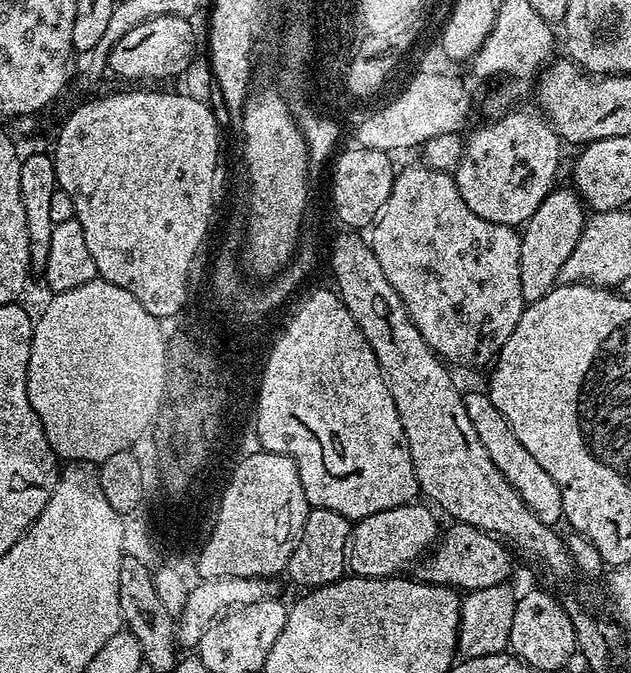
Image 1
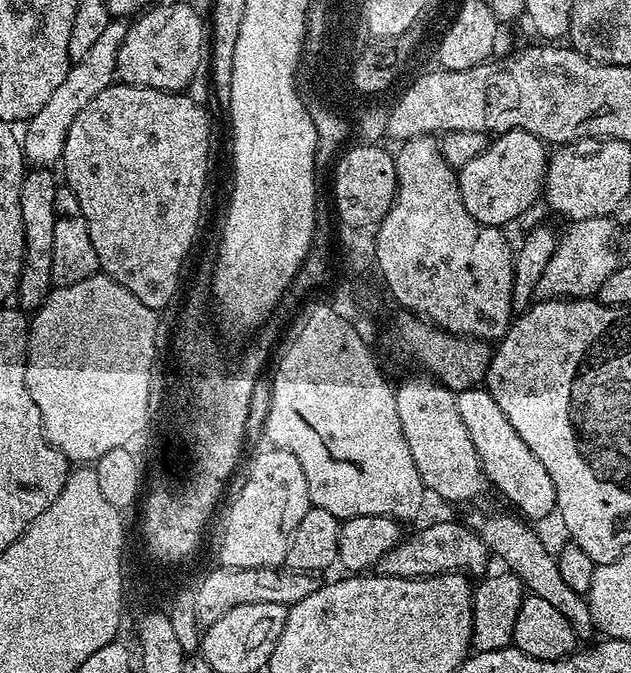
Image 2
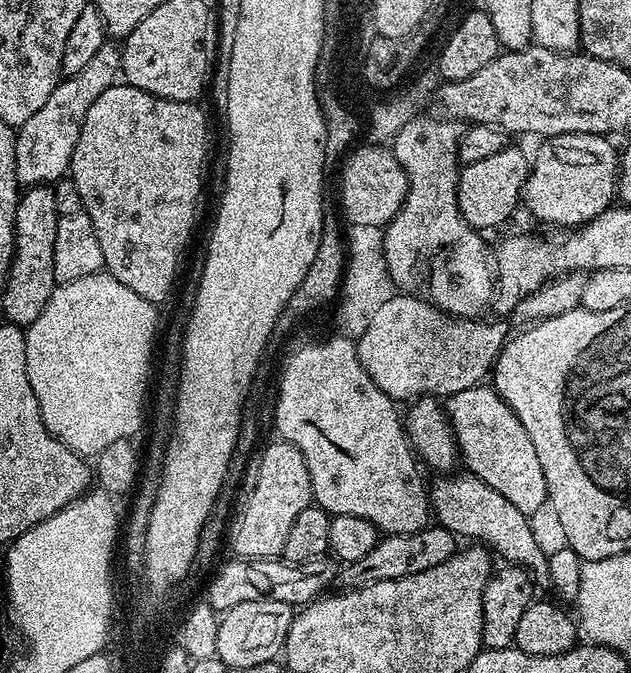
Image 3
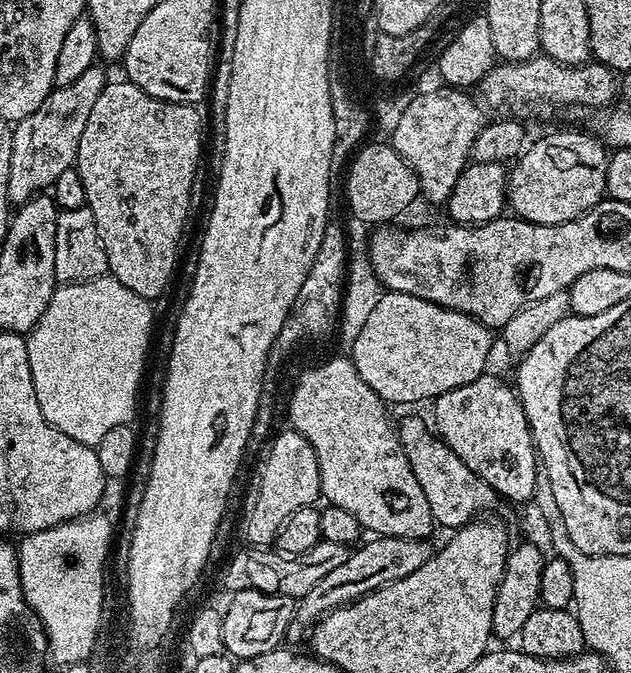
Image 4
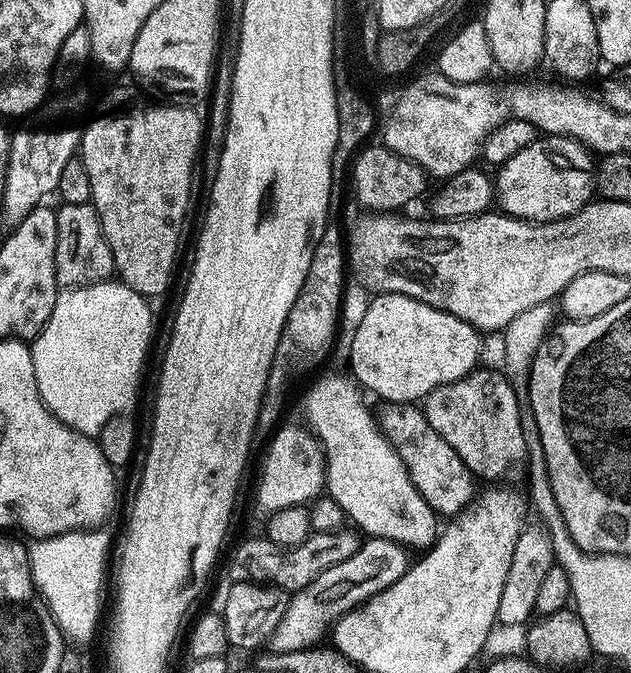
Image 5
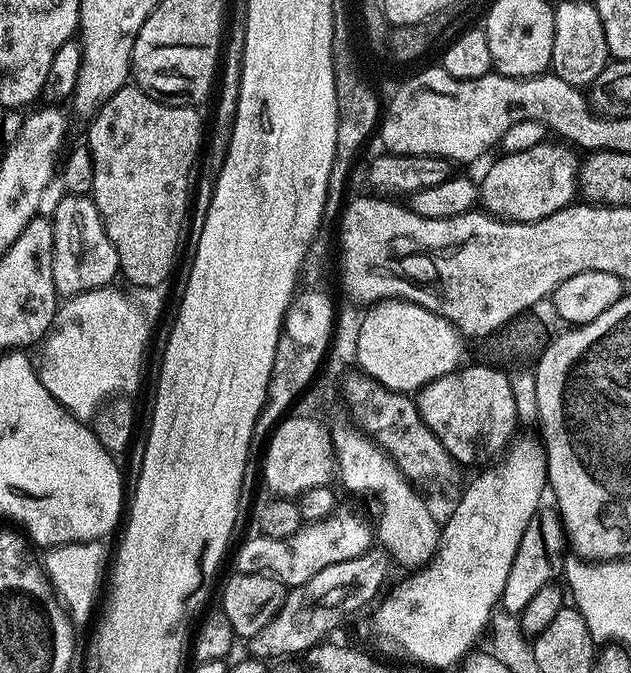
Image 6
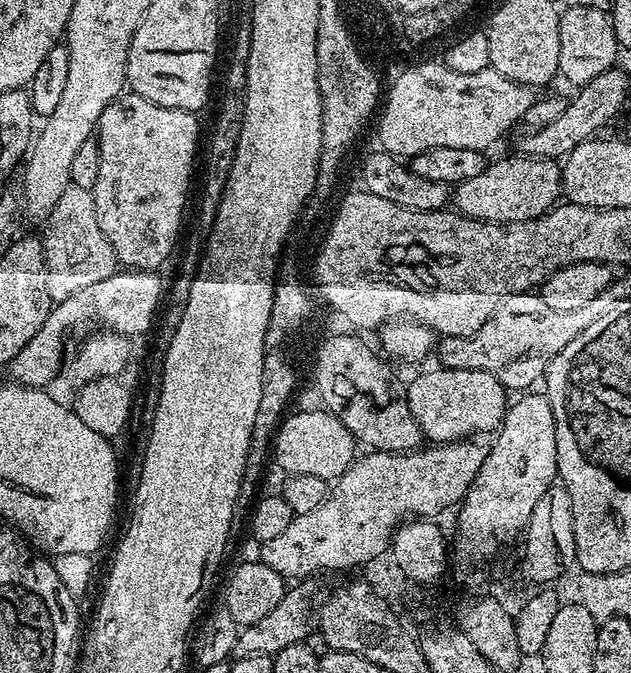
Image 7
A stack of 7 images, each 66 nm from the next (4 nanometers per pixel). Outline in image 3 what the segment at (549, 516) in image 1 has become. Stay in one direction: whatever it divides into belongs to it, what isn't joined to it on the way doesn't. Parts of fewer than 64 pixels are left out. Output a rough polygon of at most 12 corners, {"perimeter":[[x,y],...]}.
{"perimeter":[[492,386],[447,397],[463,467],[522,514],[548,504],[534,442]]}

